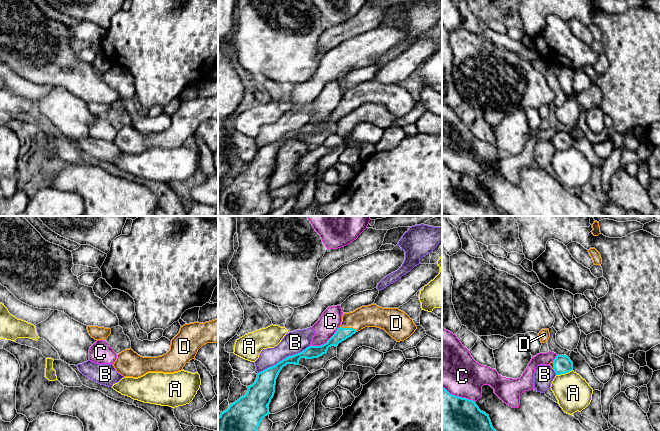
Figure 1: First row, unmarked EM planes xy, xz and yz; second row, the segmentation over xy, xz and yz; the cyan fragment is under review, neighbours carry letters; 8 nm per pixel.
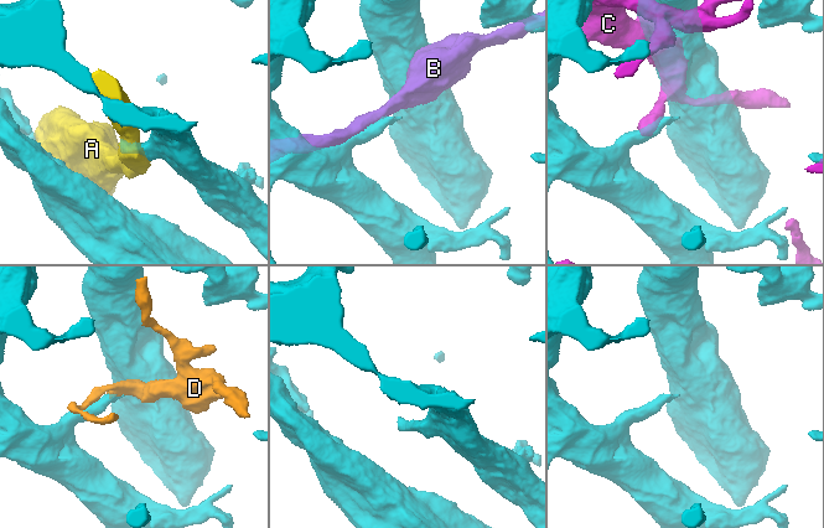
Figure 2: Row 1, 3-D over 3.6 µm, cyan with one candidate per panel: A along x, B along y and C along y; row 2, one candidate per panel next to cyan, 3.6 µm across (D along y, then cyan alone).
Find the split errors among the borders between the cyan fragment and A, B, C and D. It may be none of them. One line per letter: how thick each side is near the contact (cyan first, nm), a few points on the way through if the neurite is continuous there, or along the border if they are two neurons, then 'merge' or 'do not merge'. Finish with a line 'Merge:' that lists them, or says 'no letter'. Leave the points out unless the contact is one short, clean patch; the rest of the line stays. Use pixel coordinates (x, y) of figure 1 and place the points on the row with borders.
A: 140 nm thick on the cyan side, 280 nm on the other; do not merge
B: 160 nm thick on the cyan side, 180 nm on the other; do not merge
C: 100 nm thick on the cyan side, 170 nm on the other; do not merge
D: 100 nm thick on the cyan side, 180 nm on the other; runs through xz (341, 334), (349, 328), (358, 319), (372, 315); merge
Merge: D

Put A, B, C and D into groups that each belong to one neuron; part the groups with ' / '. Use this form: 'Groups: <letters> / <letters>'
Groups: A / B / C / D

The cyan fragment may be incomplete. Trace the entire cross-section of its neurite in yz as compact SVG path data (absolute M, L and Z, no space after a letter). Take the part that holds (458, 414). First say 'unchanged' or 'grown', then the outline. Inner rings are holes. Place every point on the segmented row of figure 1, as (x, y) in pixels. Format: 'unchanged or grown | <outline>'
unchanged | M442 387L442 431L496 430L475 401L452 395Z

